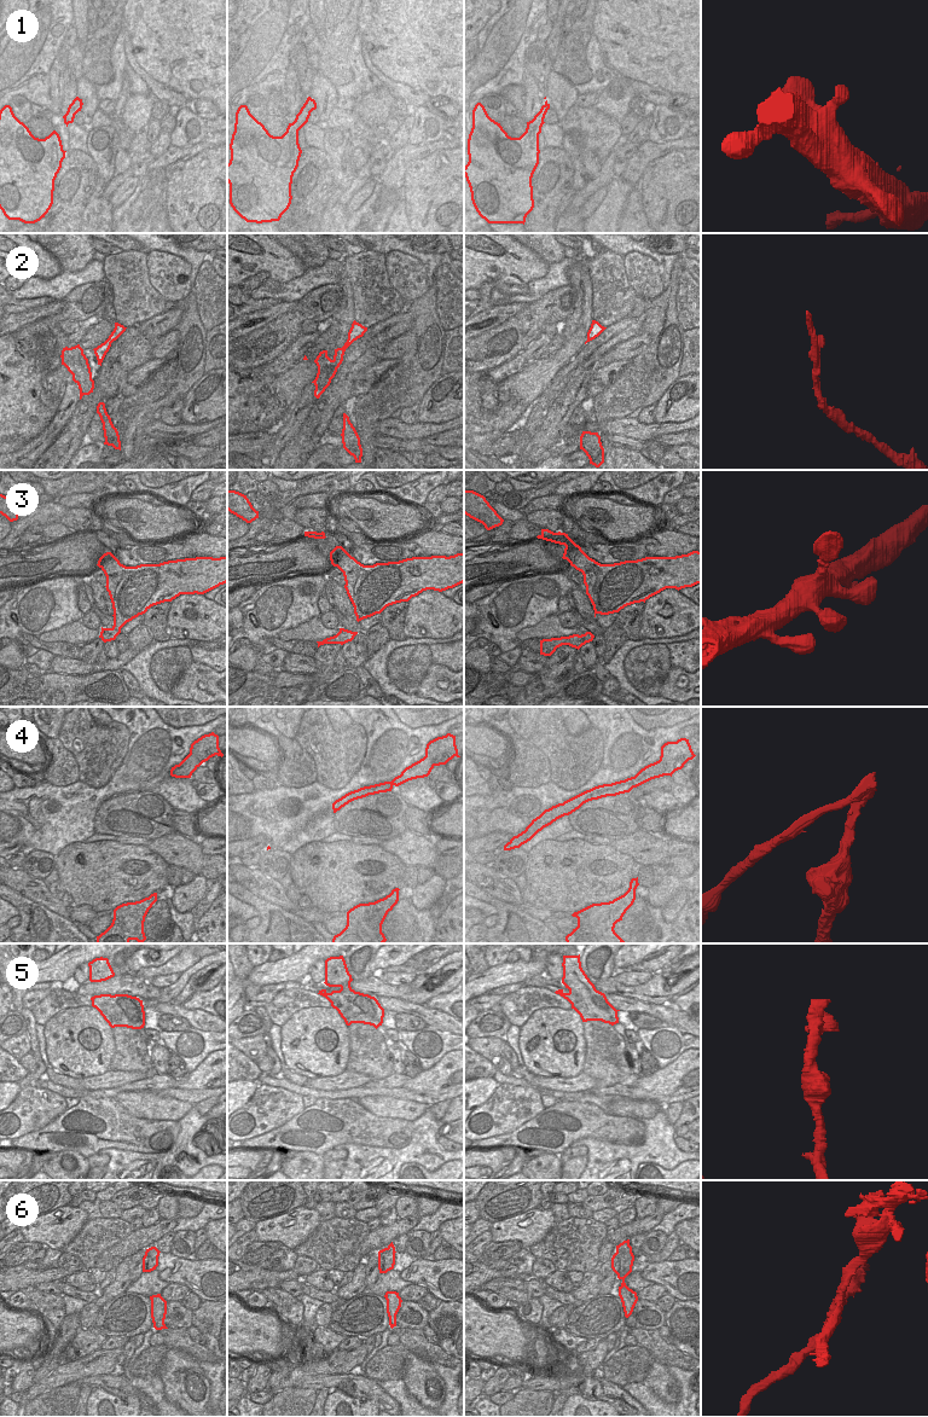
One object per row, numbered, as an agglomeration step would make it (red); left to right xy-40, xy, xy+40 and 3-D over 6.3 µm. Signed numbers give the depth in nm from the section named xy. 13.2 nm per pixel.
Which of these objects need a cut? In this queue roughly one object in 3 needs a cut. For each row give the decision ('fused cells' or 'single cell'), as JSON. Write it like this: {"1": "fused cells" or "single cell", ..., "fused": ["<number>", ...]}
{"1": "single cell", "2": "single cell", "3": "single cell", "4": "fused cells", "5": "single cell", "6": "fused cells", "fused": ["4", "6"]}

